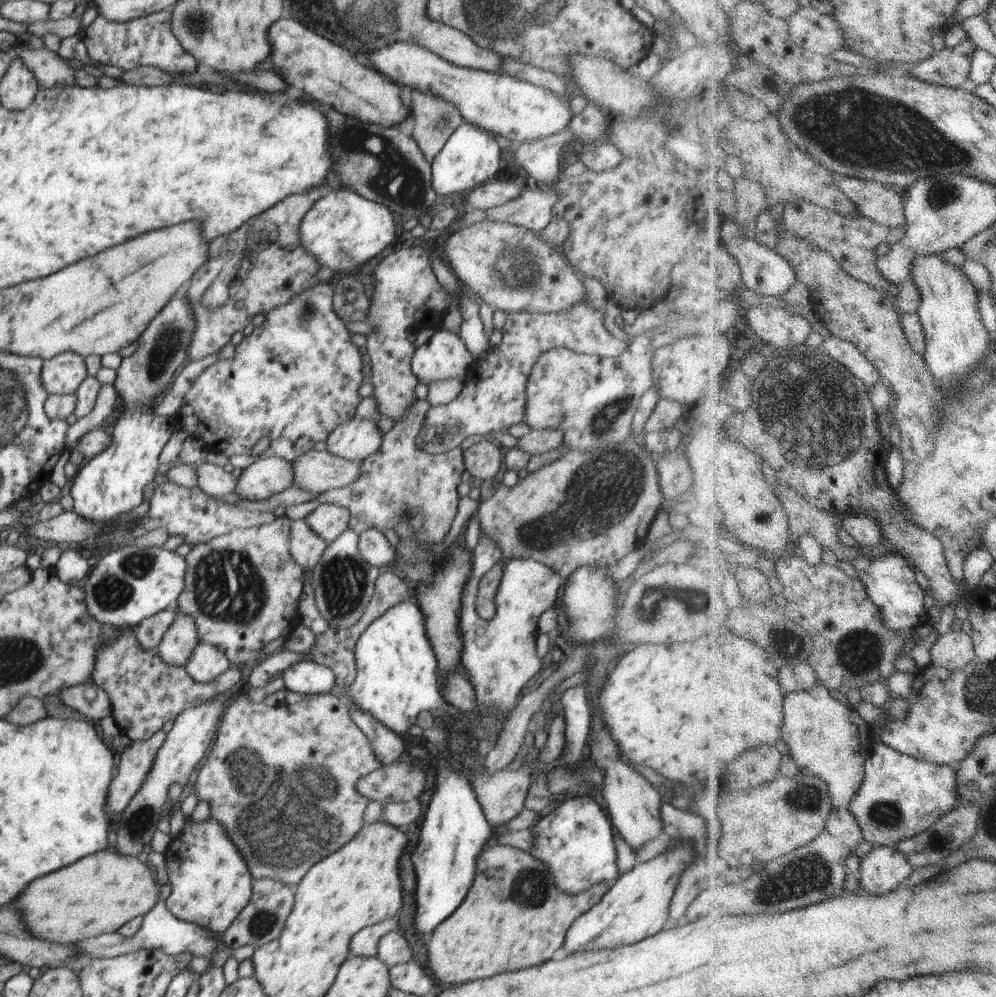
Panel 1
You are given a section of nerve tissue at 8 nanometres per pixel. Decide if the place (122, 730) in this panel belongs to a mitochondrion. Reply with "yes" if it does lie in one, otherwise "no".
no

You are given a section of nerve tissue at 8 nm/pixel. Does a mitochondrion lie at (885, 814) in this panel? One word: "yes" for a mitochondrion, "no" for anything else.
yes

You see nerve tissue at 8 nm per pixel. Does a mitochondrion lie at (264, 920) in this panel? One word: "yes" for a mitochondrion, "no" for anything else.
yes

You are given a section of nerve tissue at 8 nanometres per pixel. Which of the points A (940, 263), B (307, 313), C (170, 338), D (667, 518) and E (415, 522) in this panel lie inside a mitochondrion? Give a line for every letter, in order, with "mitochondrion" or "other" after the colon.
A: other
B: mitochondrion
C: mitochondrion
D: other
E: mitochondrion

